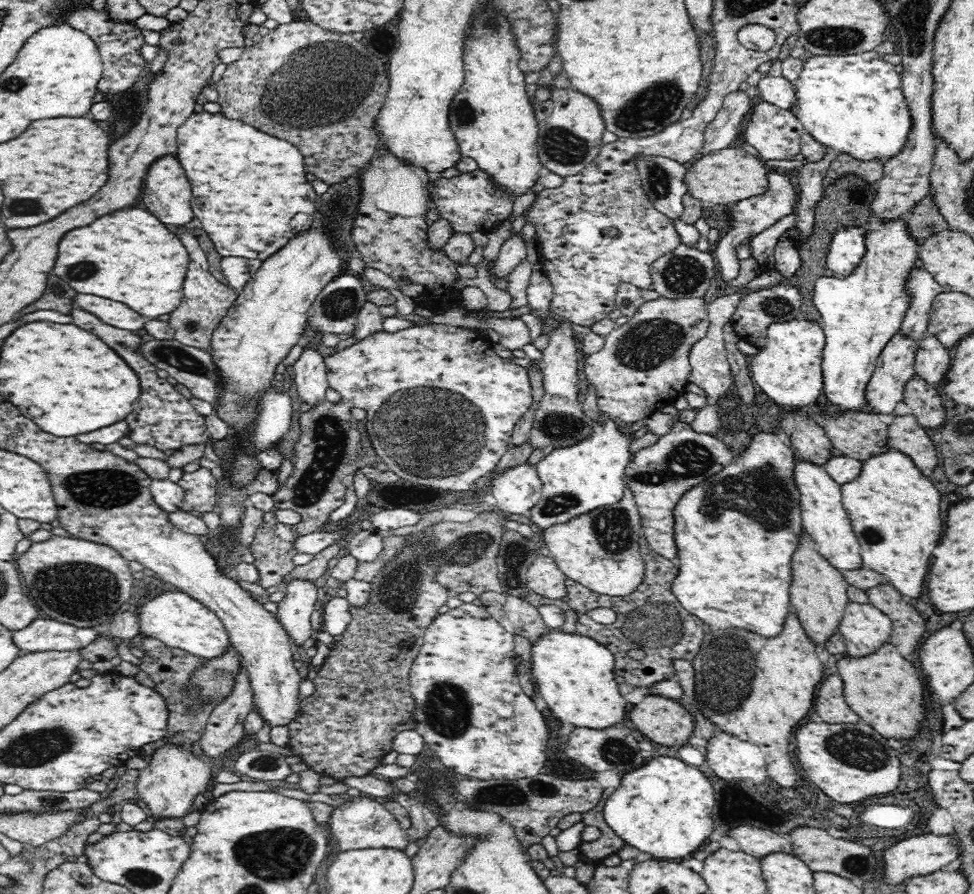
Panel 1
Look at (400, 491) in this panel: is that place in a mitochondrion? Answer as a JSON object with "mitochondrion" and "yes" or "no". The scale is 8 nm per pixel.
{"mitochondrion":"yes"}

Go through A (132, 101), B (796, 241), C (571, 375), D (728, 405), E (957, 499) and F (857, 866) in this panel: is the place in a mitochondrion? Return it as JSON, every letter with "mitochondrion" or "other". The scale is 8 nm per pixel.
{"A":"other","B":"other","C":"other","D":"other","E":"other","F":"mitochondrion"}

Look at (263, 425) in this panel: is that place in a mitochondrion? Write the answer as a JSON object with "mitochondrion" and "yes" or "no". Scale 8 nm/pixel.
{"mitochondrion":"no"}

